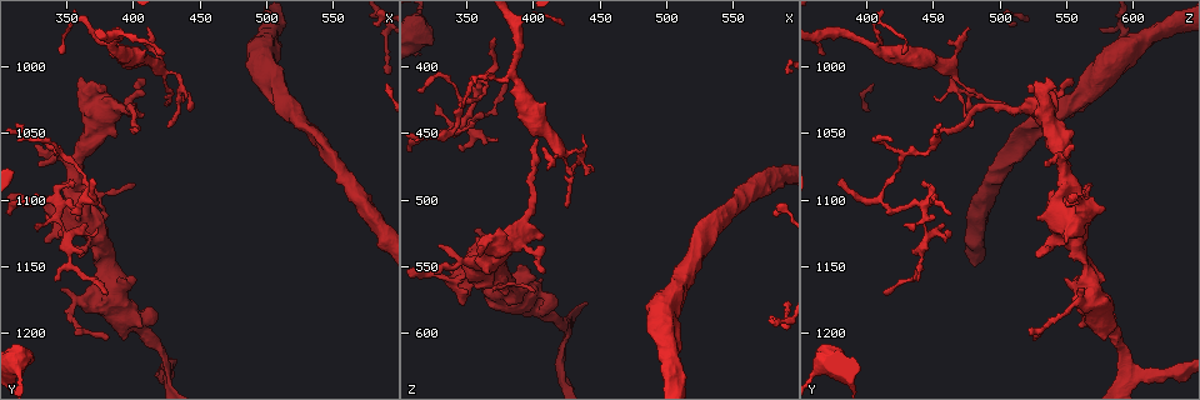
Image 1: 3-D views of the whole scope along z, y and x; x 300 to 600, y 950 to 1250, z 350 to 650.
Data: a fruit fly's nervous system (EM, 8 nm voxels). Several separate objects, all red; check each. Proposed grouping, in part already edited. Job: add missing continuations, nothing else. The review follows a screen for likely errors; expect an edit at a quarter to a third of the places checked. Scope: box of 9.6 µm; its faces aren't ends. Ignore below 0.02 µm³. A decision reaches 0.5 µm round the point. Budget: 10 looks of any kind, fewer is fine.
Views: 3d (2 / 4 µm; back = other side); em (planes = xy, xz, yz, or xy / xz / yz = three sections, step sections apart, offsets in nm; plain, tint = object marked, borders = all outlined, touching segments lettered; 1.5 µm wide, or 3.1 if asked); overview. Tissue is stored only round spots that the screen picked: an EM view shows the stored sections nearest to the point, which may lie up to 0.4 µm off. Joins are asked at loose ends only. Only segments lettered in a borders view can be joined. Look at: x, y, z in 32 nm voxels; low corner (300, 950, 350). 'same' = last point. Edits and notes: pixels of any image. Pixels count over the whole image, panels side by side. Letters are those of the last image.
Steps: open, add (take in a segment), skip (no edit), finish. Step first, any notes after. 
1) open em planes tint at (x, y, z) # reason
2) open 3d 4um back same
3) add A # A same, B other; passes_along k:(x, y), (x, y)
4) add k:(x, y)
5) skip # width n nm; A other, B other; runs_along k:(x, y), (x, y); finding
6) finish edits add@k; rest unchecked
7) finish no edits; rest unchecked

open 3d 4um at (426, 1030, 506) # an open end

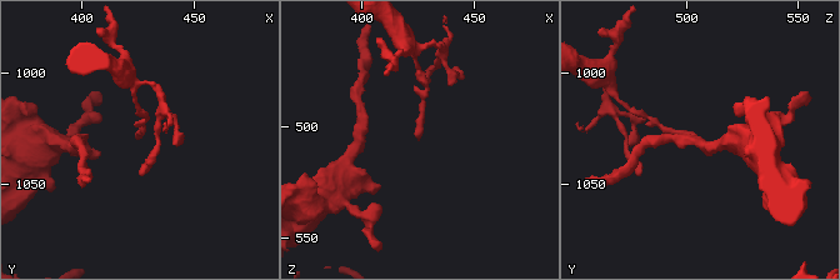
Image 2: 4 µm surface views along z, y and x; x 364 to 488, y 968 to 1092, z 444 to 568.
open em xz step 8 borders at (425, 1030, 505) # shape alone is not enough

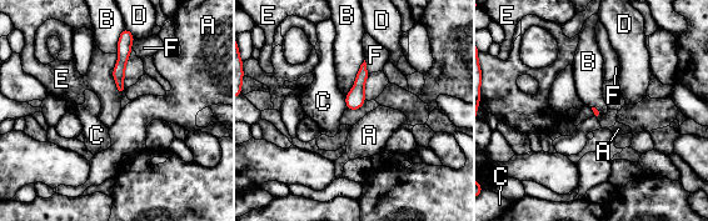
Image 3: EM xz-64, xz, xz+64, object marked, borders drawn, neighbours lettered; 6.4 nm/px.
skip # A other, B other, C other, D other, E other, F other; border 3:(364, 59), (355, 83), (345, 96); none of them fits

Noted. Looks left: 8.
open em planes borders at (408, 1016, 552) # tapers out

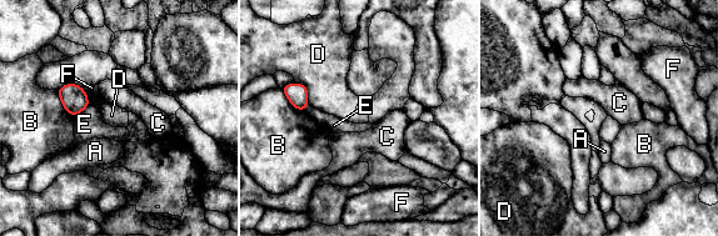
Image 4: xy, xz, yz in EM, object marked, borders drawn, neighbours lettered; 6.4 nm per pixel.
skip # A other, B other, C other, D other, E other, F other; border 4:(89, 105), (74, 116); none of them fits

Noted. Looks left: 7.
open 3d 2um at (376, 1108, 566) # free end

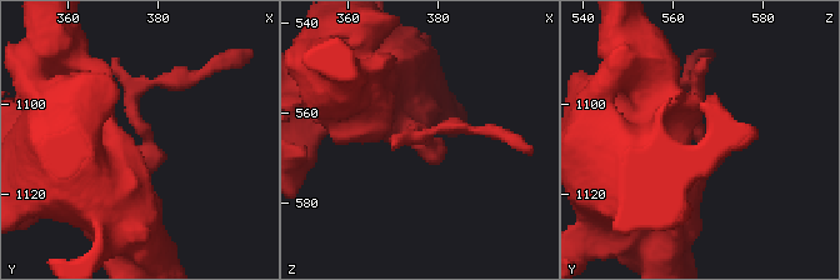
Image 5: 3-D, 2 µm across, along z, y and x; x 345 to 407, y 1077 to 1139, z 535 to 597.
open em planes borders at (379, 1107, 565) # shape alone is not enough

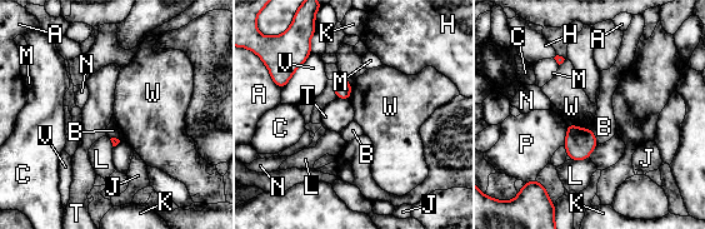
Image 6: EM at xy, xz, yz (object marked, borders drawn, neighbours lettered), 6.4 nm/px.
skip # A other, B other, C other, H other, J other, K other, L other, M other, N other, P other, T other, V other, W other; border 6:(568, 125), (564, 144); no lettered segment goes on from it

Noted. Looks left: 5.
open em planes borders at (372, 1086, 380) # branch stops here

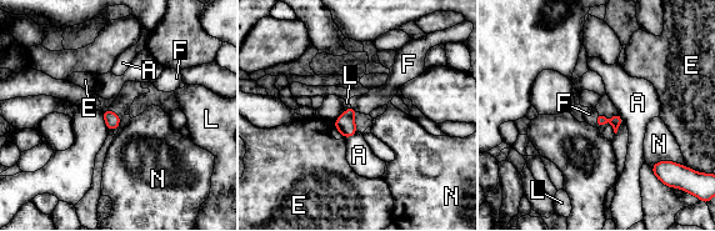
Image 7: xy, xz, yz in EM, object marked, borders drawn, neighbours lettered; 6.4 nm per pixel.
add 7:(589, 114) # A other, E other, F same, L other, N other; passes_along 7:(601, 120), (596, 120), (589, 114); the neuron continues

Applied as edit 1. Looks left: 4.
finish edits add@7; rest unchecked

